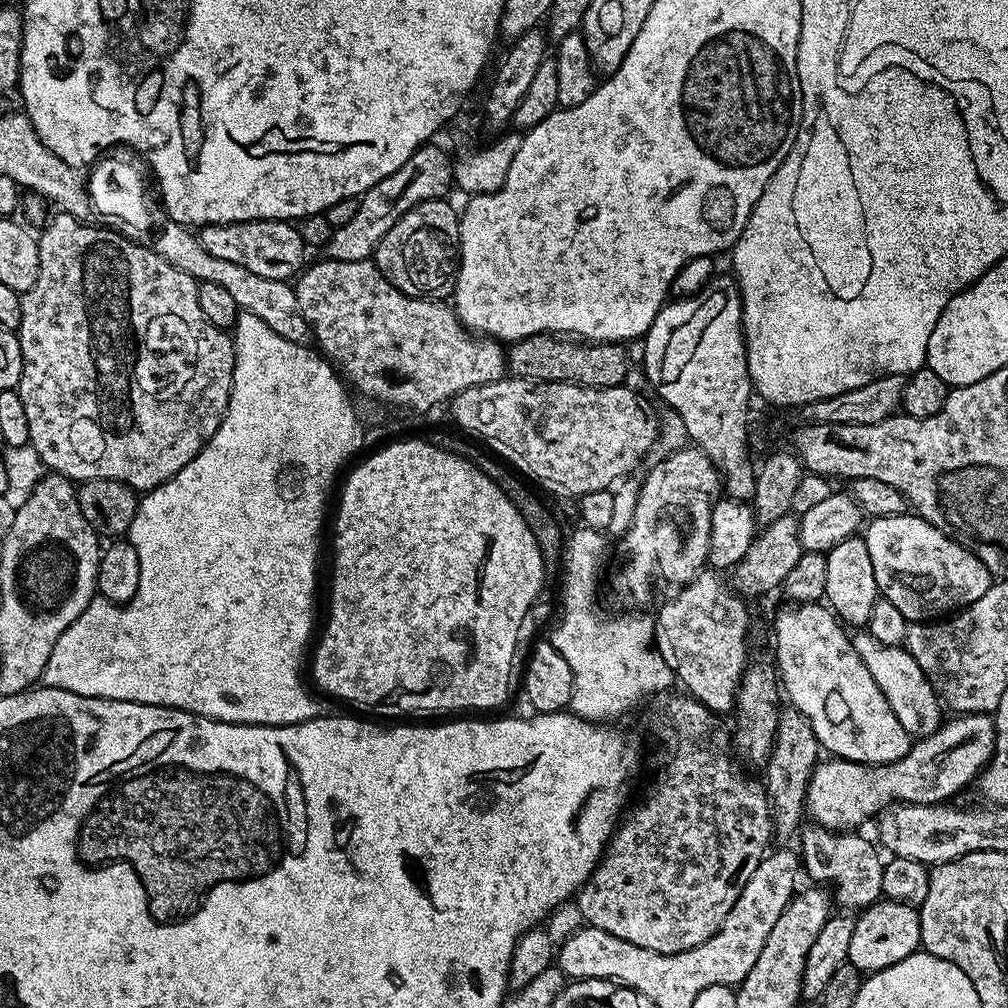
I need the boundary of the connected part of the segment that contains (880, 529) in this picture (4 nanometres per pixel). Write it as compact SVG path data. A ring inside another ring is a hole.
M918 514L878 516L863 533L880 596L894 602L910 622L924 622L935 612L948 614L978 602L994 583L992 570L963 544L942 534Z

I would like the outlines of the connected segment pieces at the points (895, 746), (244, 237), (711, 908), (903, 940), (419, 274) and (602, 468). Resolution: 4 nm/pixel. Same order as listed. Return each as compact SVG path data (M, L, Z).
M823 603L796 604L784 608L776 616L776 656L774 663L778 669L778 679L783 695L791 707L796 708L808 719L814 738L818 738L825 753L841 760L853 760L859 764L889 764L898 762L906 753L912 751L913 737L902 730L902 722L894 718L886 694L870 678L870 670L862 662L858 650L854 650L852 636L844 633L835 612Z
M247 220L237 224L209 224L201 227L198 237L210 254L246 266L262 278L291 281L305 267L306 245L300 237L299 227L287 220Z
M660 694L651 701L653 702L652 713L648 716L648 724L656 731L656 736L660 739L661 764L656 777L652 780L652 785L648 788L649 796L641 804L634 805L633 803L623 813L616 831L612 833L612 838L608 841L608 847L604 849L603 858L600 859L587 882L580 887L574 900L576 907L584 916L584 924L587 927L606 930L606 934L614 934L614 938L622 938L622 942L634 942L634 946L642 946L658 954L674 954L682 950L690 950L694 946L702 946L702 942L710 939L722 926L722 922L726 922L726 914L734 910L734 902L738 902L738 894L742 894L746 882L750 882L750 874L758 870L758 866L769 851L768 842L774 838L772 811L768 805L768 797L764 795L763 783L759 779L751 780L750 777L740 773L741 765L734 759L729 729L727 727L724 729L724 724L720 721L723 719L689 694L672 695Z
M884 898L869 905L856 916L847 963L854 965L862 974L881 972L883 968L902 962L920 947L919 911L913 905Z
M447 199L427 200L414 206L376 244L374 263L378 271L398 290L420 300L439 300L451 297L456 290L456 273L460 271L460 217Z
M505 378L462 390L452 397L450 407L457 429L479 438L495 455L507 461L519 475L539 485L545 493L572 498L590 494L590 490L611 489L617 481L627 477L627 472L654 448L661 425L658 416L656 420L654 413L647 412L628 386L588 388L584 384Z

